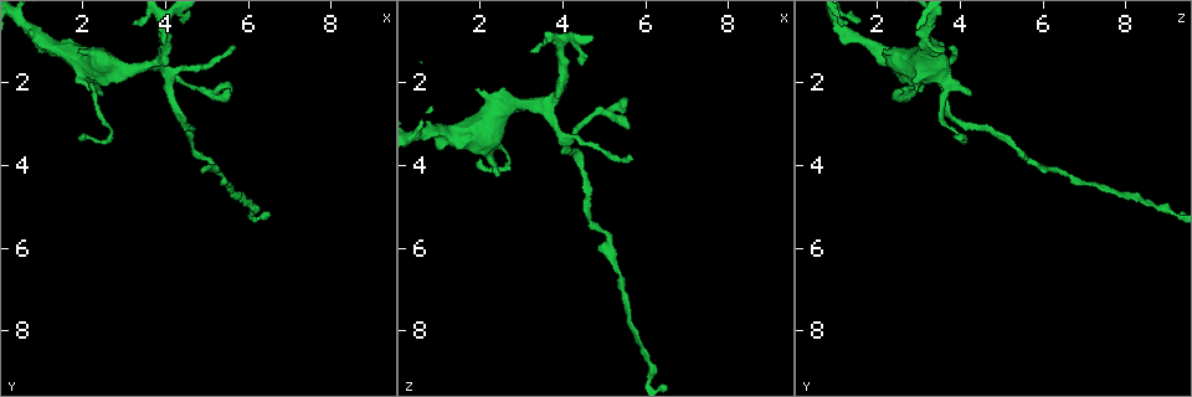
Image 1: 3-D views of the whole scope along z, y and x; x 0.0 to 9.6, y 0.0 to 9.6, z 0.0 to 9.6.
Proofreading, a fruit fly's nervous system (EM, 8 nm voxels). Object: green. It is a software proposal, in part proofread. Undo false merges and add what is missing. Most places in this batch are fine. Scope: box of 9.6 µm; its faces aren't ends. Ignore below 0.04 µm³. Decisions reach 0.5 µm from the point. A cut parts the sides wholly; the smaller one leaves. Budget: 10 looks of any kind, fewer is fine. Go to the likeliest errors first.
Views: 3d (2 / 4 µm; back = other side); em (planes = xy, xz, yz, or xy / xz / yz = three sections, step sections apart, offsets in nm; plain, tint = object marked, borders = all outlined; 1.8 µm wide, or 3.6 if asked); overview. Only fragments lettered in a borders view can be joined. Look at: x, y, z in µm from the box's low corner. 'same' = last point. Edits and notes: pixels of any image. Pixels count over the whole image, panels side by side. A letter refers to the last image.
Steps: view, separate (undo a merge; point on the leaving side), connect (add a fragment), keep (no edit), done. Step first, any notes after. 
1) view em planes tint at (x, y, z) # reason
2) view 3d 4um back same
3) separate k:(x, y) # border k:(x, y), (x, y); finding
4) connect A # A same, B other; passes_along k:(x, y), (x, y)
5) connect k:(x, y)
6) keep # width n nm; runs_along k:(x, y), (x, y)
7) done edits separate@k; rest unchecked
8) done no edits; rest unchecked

view 3d 4um at (2.20, 1.55, 2.95)

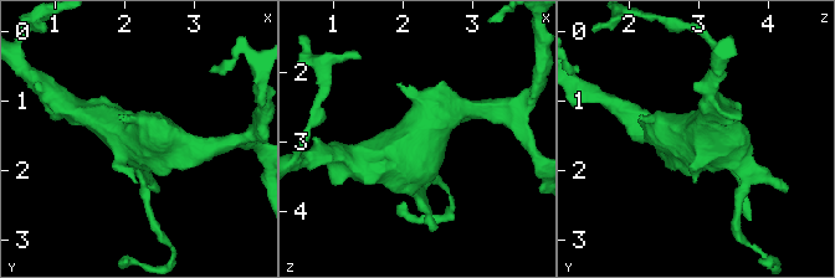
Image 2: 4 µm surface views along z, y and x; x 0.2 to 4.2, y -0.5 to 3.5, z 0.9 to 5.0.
view em 3.6um planes borders at (2.25, 1.55, 2.90)

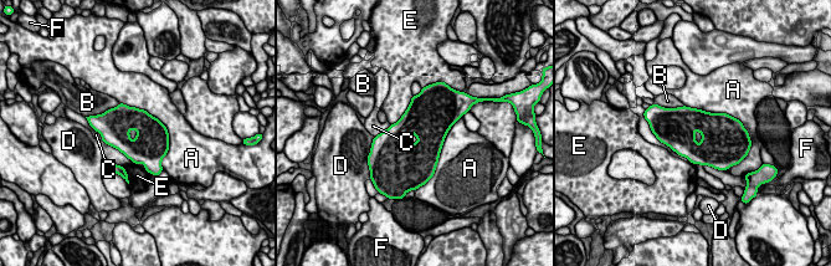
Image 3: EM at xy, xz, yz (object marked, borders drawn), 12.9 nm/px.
keep # A other, B other, C other, D other, E other, F other; continuous, no second neuron

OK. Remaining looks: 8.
view 3d 4um at (5.60, 2.30, 2.40) # free end

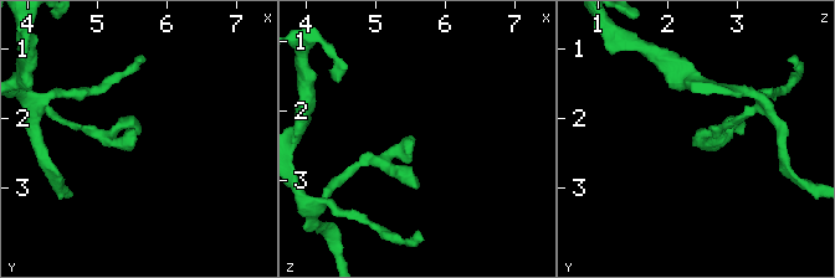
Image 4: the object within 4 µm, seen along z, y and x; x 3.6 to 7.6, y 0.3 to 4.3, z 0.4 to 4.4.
view em xy step 8 borders at (5.55, 2.30, 2.35) # now the EM

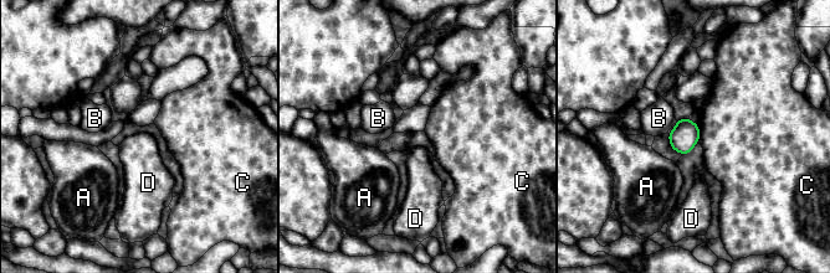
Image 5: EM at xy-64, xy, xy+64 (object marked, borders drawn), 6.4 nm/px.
keep # longest_contact C 110 nm; A other, B other, C other, D other; border 5:(697, 124), (700, 139); no lettered fragment goes on from it

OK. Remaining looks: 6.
view 3d 4um at (5.65, 1.15, 3.85) # an open end

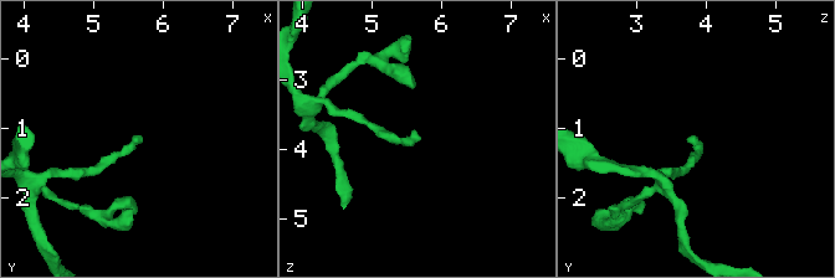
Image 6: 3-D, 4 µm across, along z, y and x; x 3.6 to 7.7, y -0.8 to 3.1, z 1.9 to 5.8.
view em 3.6um xz step 8 borders at (5.65, 1.10, 3.85) # need the tissue

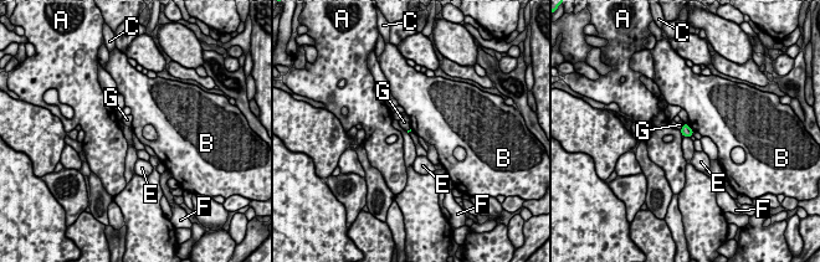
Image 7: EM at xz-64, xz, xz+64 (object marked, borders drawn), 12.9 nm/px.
keep # A other, B other, C other, E other, F other, G other; border 7:(686, 123), (693, 130); none of them fits

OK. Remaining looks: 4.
view 3d 4um at (4.10, 1.90, 3.40) # branch point

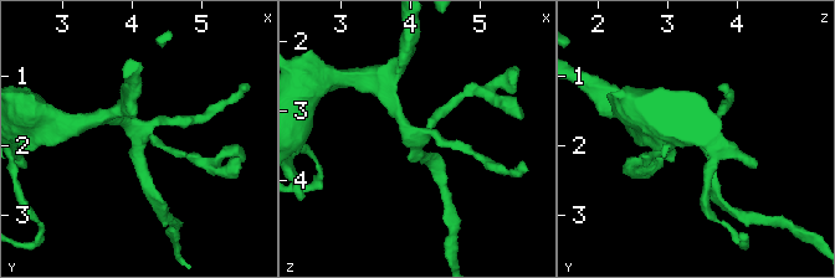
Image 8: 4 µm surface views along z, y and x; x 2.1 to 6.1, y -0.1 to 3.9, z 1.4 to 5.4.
view em planes plain at (4.10, 1.90, 3.40)

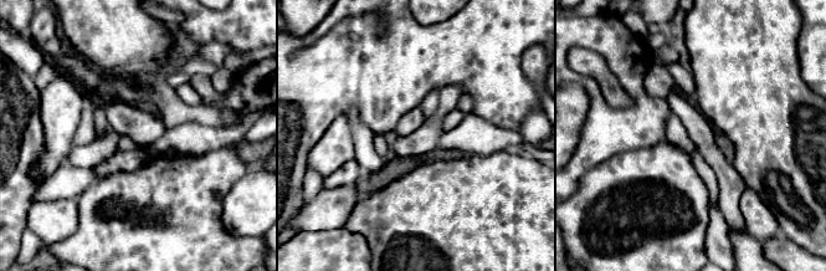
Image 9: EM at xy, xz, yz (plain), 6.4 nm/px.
view em planes borders same # what lies round it

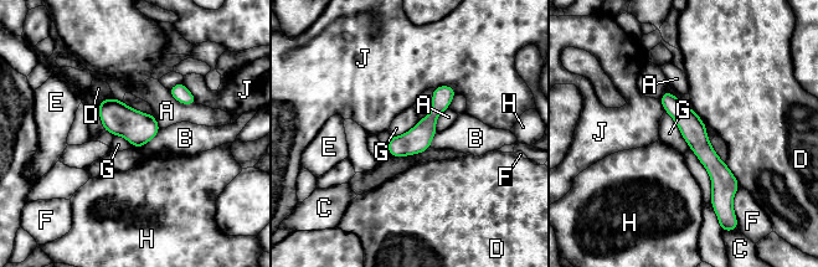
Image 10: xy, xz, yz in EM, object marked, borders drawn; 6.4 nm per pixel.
keep # width 160 nm; A other, B other, C other, D other, E other, F other, G other, H other, J other; border 10:(665, 111), (689, 147); all the same neuron

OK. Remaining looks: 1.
done no edits; rest unchecked

